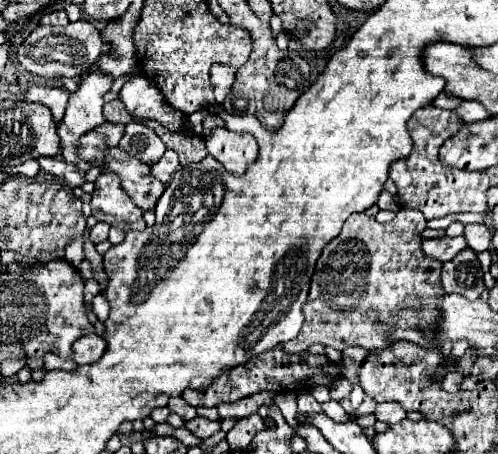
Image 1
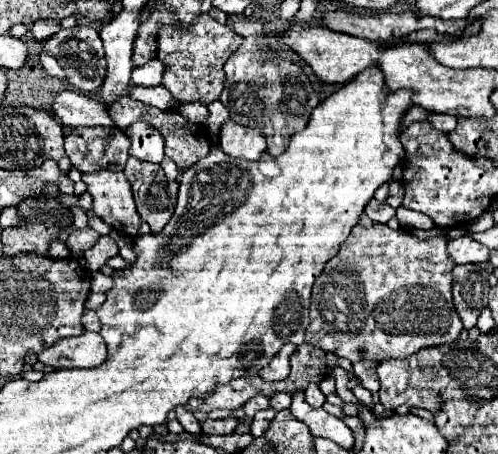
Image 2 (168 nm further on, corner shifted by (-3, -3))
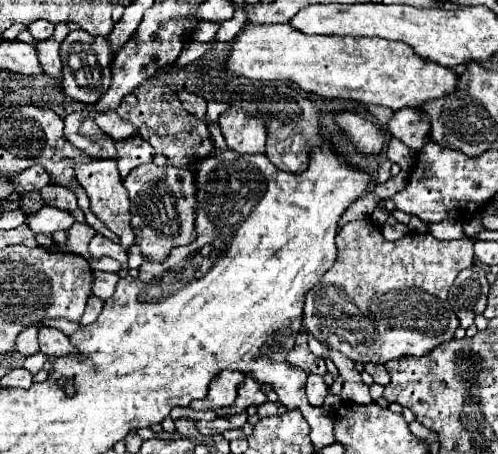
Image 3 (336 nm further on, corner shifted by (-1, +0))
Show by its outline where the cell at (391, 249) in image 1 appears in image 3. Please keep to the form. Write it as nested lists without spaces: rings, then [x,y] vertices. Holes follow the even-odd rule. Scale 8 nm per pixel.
[[[369,218],[347,222],[337,234],[337,260],[321,276],[317,286],[307,292],[303,322],[307,334],[339,350],[353,362],[379,362],[397,360],[403,356],[423,356],[435,346],[453,338],[459,320],[449,306],[447,294],[463,268],[473,266],[473,240],[435,240],[431,234],[409,234],[395,242],[385,240],[379,228]]]

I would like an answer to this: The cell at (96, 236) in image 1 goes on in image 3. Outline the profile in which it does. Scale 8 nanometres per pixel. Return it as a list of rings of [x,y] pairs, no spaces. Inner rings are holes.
[[[97,234],[91,240],[91,244],[89,244],[89,256],[91,256],[91,260],[99,260],[103,256],[109,256],[109,258],[119,260],[121,264],[127,262],[127,250],[121,244],[115,244],[115,242],[111,242],[109,238],[105,238],[101,234]]]

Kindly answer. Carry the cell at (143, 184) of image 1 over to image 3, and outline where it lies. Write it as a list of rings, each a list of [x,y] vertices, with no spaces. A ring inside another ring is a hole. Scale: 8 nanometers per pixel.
[[[141,164],[127,174],[123,186],[131,200],[131,226],[135,230],[135,242],[145,258],[163,260],[171,248],[185,246],[195,238],[193,208],[195,208],[195,184],[193,174],[187,168]]]

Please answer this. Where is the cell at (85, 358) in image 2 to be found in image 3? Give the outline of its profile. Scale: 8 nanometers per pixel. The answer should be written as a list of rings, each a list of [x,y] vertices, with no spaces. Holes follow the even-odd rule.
[[[43,326],[39,330],[39,344],[41,344],[41,350],[45,356],[69,356],[69,354],[77,354],[75,346],[71,344],[69,336],[65,336],[61,330],[57,328],[47,328]]]

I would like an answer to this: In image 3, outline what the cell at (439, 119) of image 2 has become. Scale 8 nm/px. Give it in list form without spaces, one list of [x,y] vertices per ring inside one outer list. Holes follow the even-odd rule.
[[[397,110],[387,124],[387,132],[407,144],[411,150],[419,150],[425,144],[431,124],[427,112],[421,110]]]

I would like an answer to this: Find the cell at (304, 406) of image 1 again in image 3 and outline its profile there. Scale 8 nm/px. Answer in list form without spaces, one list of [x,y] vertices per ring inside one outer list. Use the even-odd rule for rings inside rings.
[[[309,374],[309,378],[307,378],[307,398],[309,398],[309,404],[323,406],[323,400],[325,400],[327,394],[329,394],[329,390],[327,390],[327,386],[323,382],[323,376]]]

